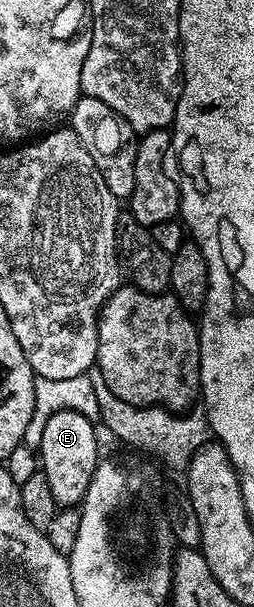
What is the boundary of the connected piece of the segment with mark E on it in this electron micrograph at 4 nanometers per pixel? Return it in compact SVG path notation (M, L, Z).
M77 411L55 412L44 425L39 447L39 470L47 476L51 496L55 496L58 507L80 507L87 496L87 488L99 461L95 424Z

